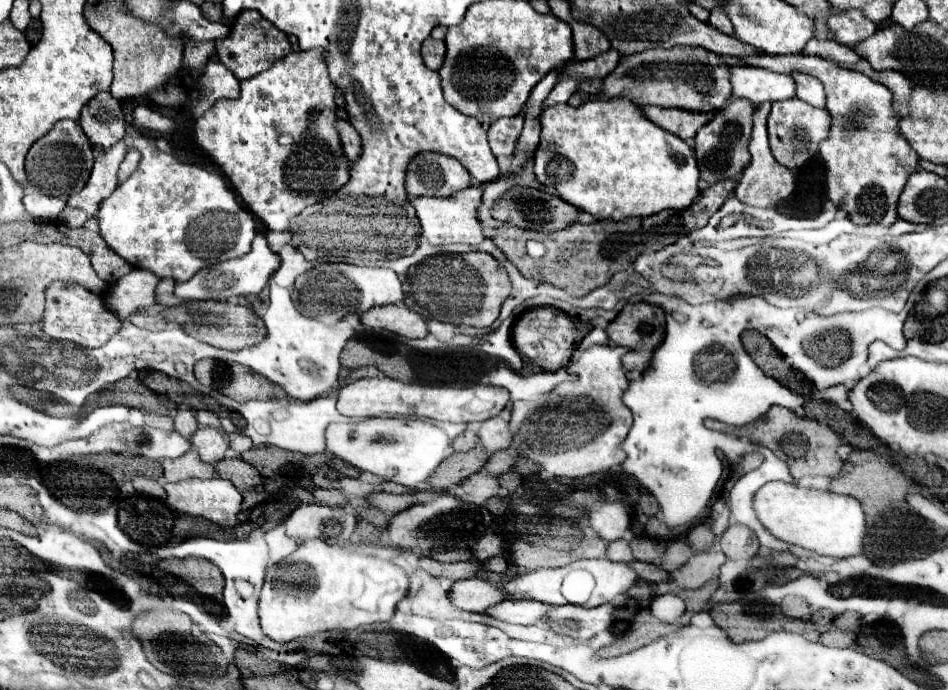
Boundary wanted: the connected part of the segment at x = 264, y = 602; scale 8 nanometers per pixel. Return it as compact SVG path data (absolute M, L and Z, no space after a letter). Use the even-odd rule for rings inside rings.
M309 540L301 544L289 558L273 564L267 570L259 596L259 624L265 636L279 644L289 644L303 638L311 638L325 630L355 630L363 624L389 622L395 614L397 602L405 598L407 588L407 574L387 560L359 554L353 548L345 548L339 544Z

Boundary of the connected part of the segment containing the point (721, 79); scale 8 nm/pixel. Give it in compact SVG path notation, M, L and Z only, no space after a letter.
M653 48L647 52L623 56L617 68L603 78L603 96L625 96L639 106L661 106L661 108L683 108L691 112L719 110L731 98L729 66L719 54L701 48Z

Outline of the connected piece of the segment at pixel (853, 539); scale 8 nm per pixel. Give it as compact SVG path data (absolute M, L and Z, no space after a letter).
M767 482L757 490L753 498L753 510L773 536L809 552L833 558L845 558L863 552L865 512L851 496L833 494L829 490L799 488L797 484L787 482Z

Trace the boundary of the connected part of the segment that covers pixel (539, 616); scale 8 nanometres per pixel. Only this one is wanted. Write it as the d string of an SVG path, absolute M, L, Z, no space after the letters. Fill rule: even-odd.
M503 600L501 604L487 608L485 614L509 624L543 624L549 608L553 606L535 600Z

